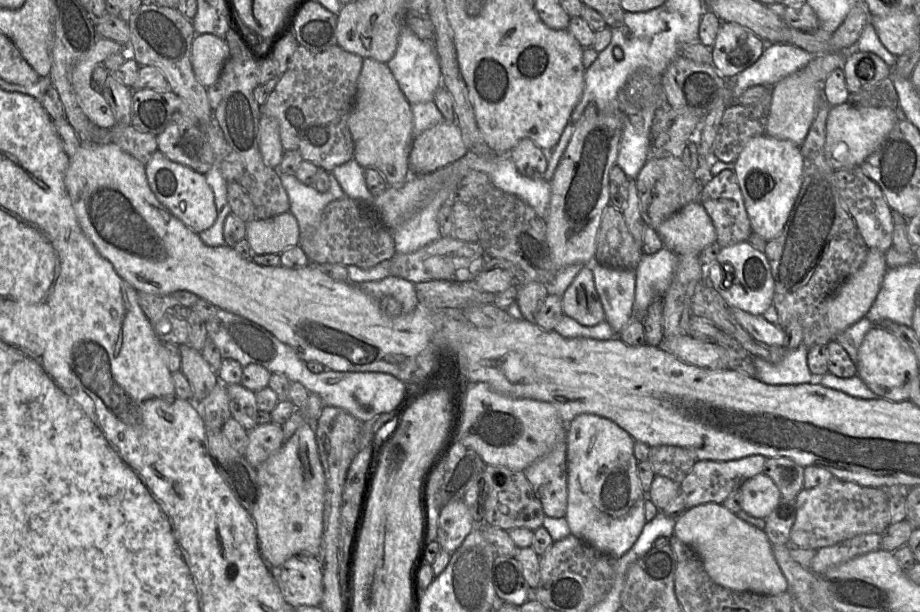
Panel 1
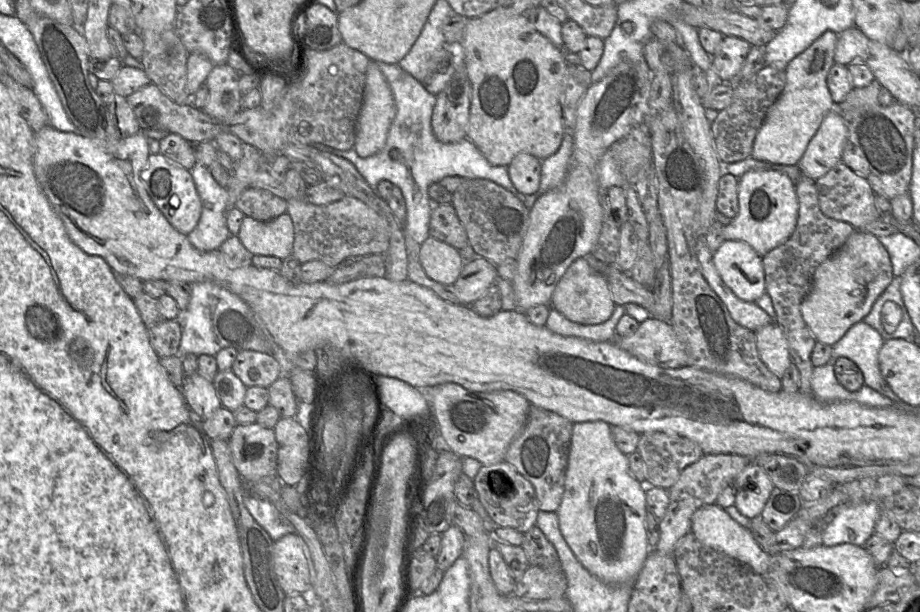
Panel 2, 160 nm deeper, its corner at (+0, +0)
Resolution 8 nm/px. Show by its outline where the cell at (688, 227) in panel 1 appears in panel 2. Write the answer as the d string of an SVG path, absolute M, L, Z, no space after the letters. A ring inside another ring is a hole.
M755 170L745 173L739 179L738 200L738 215L723 228L725 240L745 241L764 257L794 233L799 203L795 183L786 174L777 170Z

